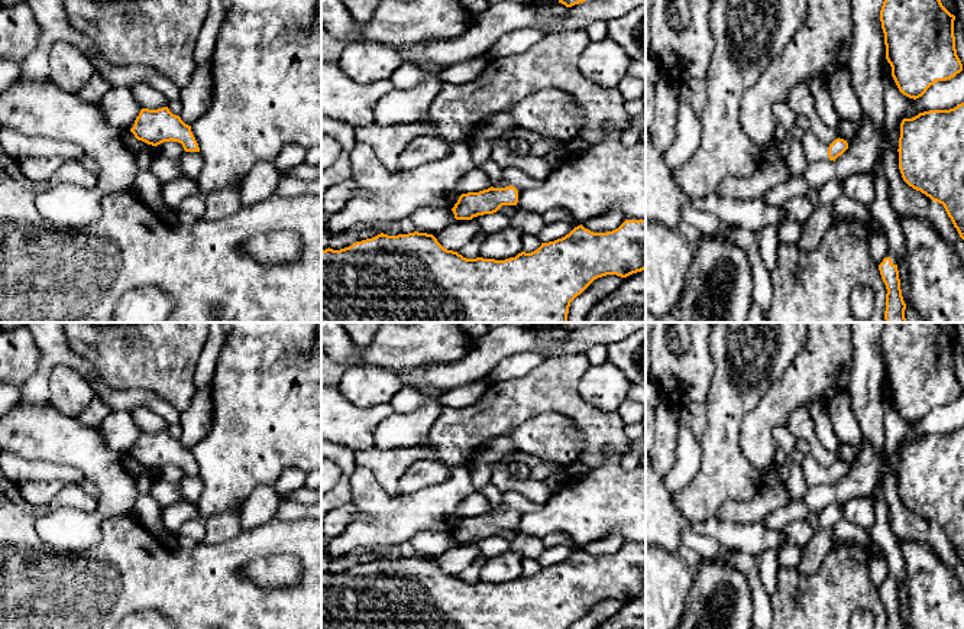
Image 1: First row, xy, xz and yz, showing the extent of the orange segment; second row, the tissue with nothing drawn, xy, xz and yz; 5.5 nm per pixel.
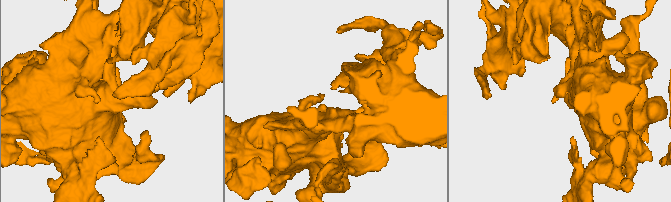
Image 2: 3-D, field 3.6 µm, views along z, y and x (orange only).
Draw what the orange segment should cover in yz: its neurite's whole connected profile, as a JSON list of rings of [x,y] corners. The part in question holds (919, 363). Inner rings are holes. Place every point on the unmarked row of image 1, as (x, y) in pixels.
[[[884,322],[880,346],[886,383],[903,419],[916,424],[935,406],[951,403],[963,395],[955,373],[954,344],[955,340],[942,330],[939,322]]]

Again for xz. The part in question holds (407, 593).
[[[625,544],[618,552],[606,557],[593,557],[582,548],[575,551],[569,558],[554,565],[541,567],[541,570],[531,575],[521,575],[515,581],[505,584],[495,583],[466,583],[457,575],[444,573],[433,558],[408,557],[398,560],[378,558],[372,562],[356,565],[349,571],[333,574],[321,574],[321,629],[570,629],[570,626],[580,619],[595,603],[617,599],[627,602],[633,597],[646,593],[646,544]]]

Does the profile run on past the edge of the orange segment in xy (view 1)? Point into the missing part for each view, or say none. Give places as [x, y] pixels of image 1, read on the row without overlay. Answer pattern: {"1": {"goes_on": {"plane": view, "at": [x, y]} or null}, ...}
{"1": {"goes_on": null}}

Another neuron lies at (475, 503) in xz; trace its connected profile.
[[[479,492],[470,493],[457,508],[457,516],[479,516],[492,510],[489,500]]]

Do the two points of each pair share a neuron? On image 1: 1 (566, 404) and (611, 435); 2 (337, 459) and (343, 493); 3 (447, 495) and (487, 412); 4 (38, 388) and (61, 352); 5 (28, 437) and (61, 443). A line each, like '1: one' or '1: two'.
1: one
2: one
3: two
4: one
5: one

